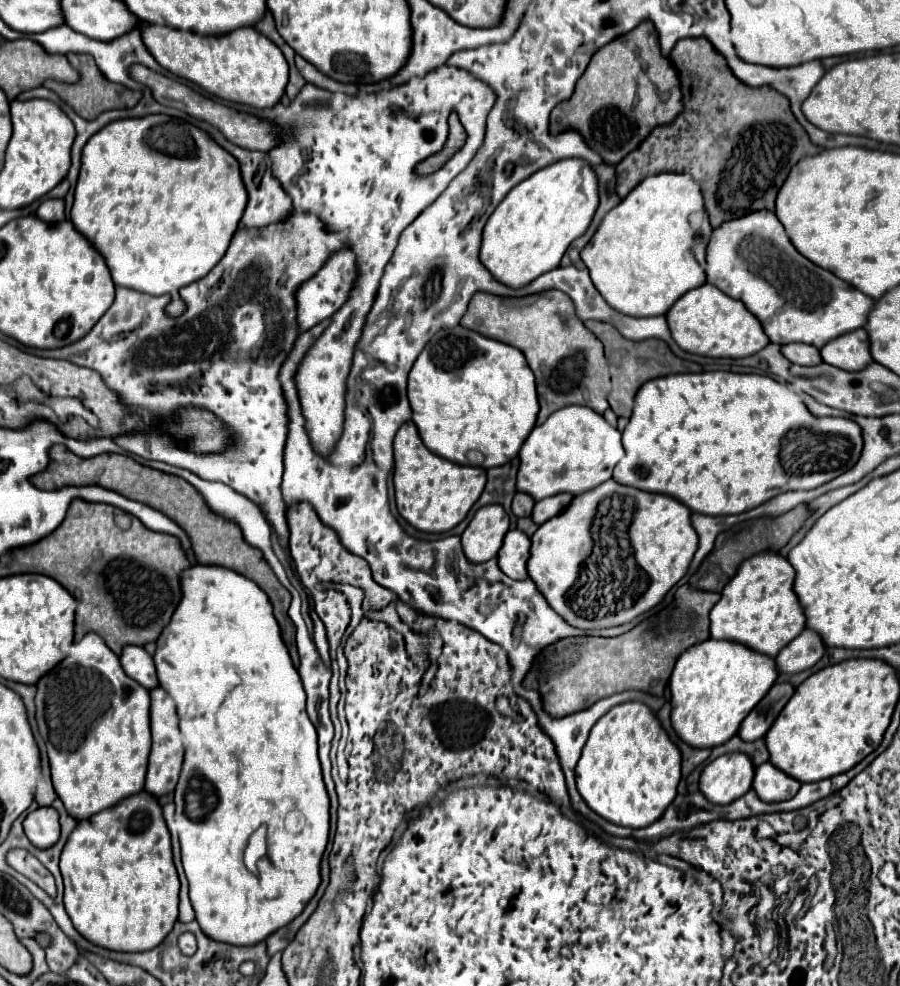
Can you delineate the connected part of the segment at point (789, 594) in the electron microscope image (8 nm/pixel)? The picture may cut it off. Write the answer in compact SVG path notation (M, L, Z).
M760 553L746 559L738 573L720 593L720 601L710 611L710 637L746 645L768 657L776 657L782 647L796 639L806 625L806 617L792 591L794 569L778 553Z

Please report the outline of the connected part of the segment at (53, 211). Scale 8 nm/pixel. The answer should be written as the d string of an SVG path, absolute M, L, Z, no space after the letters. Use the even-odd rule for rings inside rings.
M48 199L48 201L44 201L38 207L36 215L42 221L48 221L48 223L60 223L60 221L66 219L66 215L64 215L64 201L62 199Z

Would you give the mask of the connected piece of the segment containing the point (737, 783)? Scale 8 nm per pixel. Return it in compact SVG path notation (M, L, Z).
M744 753L714 759L700 775L700 791L714 805L728 805L750 791L754 765Z

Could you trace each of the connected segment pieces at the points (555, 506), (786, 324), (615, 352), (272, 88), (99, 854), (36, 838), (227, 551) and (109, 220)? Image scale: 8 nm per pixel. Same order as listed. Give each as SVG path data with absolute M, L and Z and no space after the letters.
M560 493L560 495L546 497L546 499L542 499L542 501L536 501L532 519L534 519L538 525L546 523L548 519L556 517L562 509L566 509L572 499L574 499L574 495L570 495L570 493Z
M756 211L714 229L706 255L706 283L740 299L762 323L772 343L808 343L822 349L832 339L860 329L874 299L800 255L772 211Z
M584 321L584 325L604 343L604 351L606 351L606 359L610 365L610 373L612 373L612 391L608 393L608 403L610 409L618 415L618 417L630 417L632 413L632 401L636 391L640 389L640 385L644 385L650 379L656 377L664 377L670 373L694 373L694 371L702 371L700 365L684 361L676 355L672 355L670 347L660 341L660 339L644 339L644 341L628 341L624 337L620 337L620 333L602 321Z
M150 25L142 29L142 39L164 69L200 85L224 101L254 109L272 109L286 93L288 63L282 51L256 29L236 29L236 33L228 33L228 37L200 37L198 33Z
M148 791L130 795L110 809L88 819L80 819L62 849L60 871L64 877L66 913L70 915L76 931L94 945L112 951L148 951L160 945L178 919L180 879L172 859L170 833L158 799Z
M38 807L30 811L22 825L32 845L40 849L46 849L48 845L54 845L58 841L60 823L58 823L58 813L54 807Z
M54 445L50 449L48 457L50 457L48 467L44 471L40 471L40 473L30 477L30 483L36 489L52 491L52 489L60 489L64 485L100 485L100 487L116 491L116 493L120 493L120 495L124 495L124 497L128 497L132 501L140 501L140 503L164 513L166 517L170 517L174 523L178 523L188 533L188 537L192 539L198 563L228 567L228 569L232 569L232 571L256 581L270 597L270 603L274 607L274 617L276 617L276 621L278 621L278 625L282 629L284 643L290 649L290 657L292 657L292 661L298 667L294 623L292 623L292 619L288 615L284 619L284 609L290 607L288 589L284 589L280 585L280 581L276 579L276 575L272 573L268 563L264 561L260 549L256 549L256 547L252 547L252 545L248 545L244 541L244 537L240 533L240 527L230 523L230 521L226 521L226 519L222 519L222 517L218 517L216 513L212 513L206 507L206 503L202 501L200 493L188 481L184 481L182 477L176 477L176 475L168 475L168 473L162 473L162 471L156 471L152 467L144 467L138 461L134 461L132 457L128 457L128 455L102 453L102 455L90 457L90 459L82 459L82 457L76 457L74 453L70 453L64 445Z
M146 115L114 121L86 143L70 221L104 257L114 285L148 295L178 295L182 287L206 277L224 257L246 199L238 161L202 129L168 115Z

